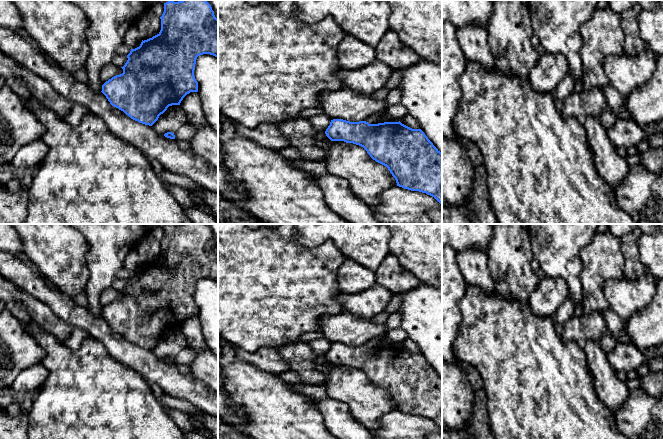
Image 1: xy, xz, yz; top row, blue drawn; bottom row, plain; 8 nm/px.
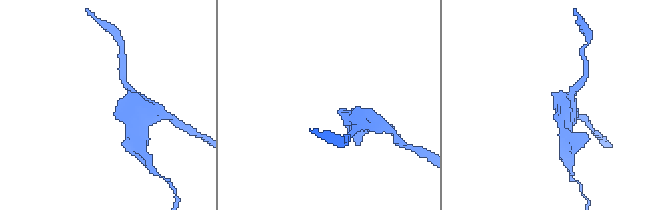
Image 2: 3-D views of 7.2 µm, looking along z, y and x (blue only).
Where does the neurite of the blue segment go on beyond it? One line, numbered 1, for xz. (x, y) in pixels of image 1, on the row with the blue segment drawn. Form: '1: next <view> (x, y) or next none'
1: next none

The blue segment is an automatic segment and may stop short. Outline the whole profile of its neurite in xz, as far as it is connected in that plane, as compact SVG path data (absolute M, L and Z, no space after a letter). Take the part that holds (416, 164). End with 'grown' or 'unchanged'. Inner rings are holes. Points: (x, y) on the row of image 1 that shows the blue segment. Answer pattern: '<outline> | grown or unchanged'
M333 119L325 131L331 141L344 141L363 147L376 162L386 166L397 186L434 197L442 204L442 153L421 129L412 129L399 122L369 124Z | unchanged

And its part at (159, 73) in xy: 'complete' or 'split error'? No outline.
complete

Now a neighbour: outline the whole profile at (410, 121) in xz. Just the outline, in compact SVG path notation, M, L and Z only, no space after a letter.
M410 114L403 117L400 122L412 129L420 129L418 121Z

